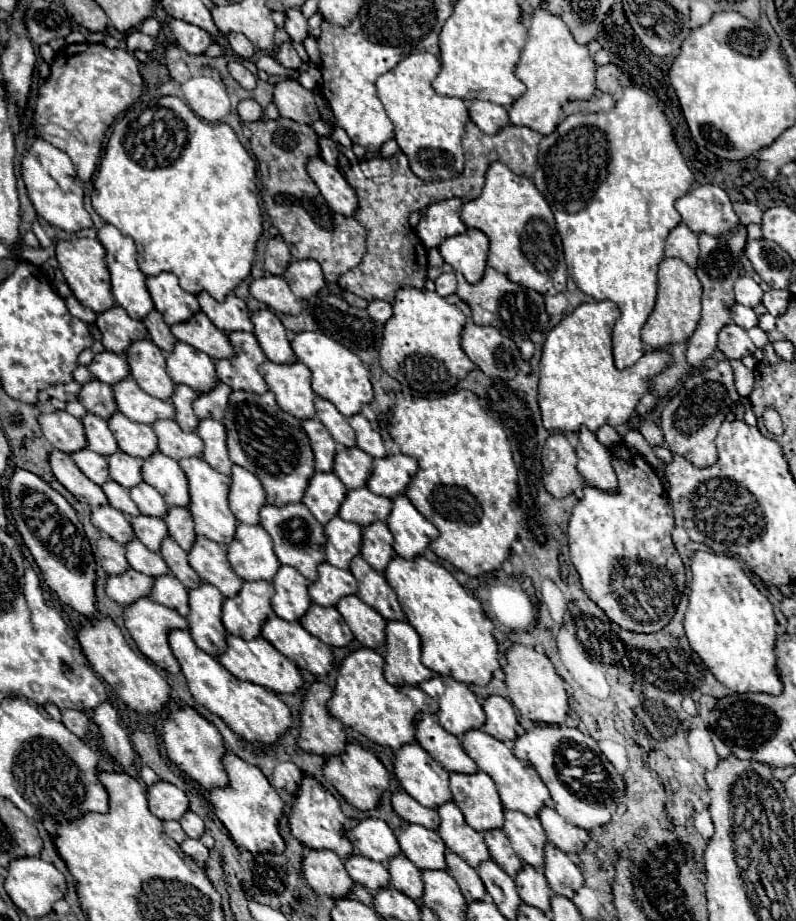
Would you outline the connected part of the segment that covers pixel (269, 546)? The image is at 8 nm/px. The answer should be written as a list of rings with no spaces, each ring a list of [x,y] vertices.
[[[237,524],[235,538],[227,544],[227,560],[237,576],[243,580],[267,580],[271,582],[277,568],[277,556],[273,554],[273,540],[265,530],[255,524]]]

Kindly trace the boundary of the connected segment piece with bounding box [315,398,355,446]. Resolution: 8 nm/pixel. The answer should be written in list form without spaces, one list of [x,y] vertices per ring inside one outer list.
[[[315,398],[315,410],[317,418],[325,424],[329,434],[335,438],[335,442],[343,446],[355,446],[355,432],[349,426],[347,418],[325,398]]]

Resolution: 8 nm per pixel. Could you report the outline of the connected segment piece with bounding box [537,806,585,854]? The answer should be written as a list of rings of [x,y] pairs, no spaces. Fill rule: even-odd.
[[[543,806],[537,814],[537,818],[541,820],[543,828],[545,828],[545,834],[547,834],[547,840],[557,846],[559,850],[565,850],[567,854],[577,854],[583,850],[583,830],[569,824],[555,808],[551,806]]]

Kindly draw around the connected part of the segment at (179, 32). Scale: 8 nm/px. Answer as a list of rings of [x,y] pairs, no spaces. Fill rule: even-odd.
[[[169,20],[169,28],[173,32],[175,42],[181,48],[185,48],[189,54],[203,54],[207,46],[215,42],[215,38],[209,32],[183,20]]]

